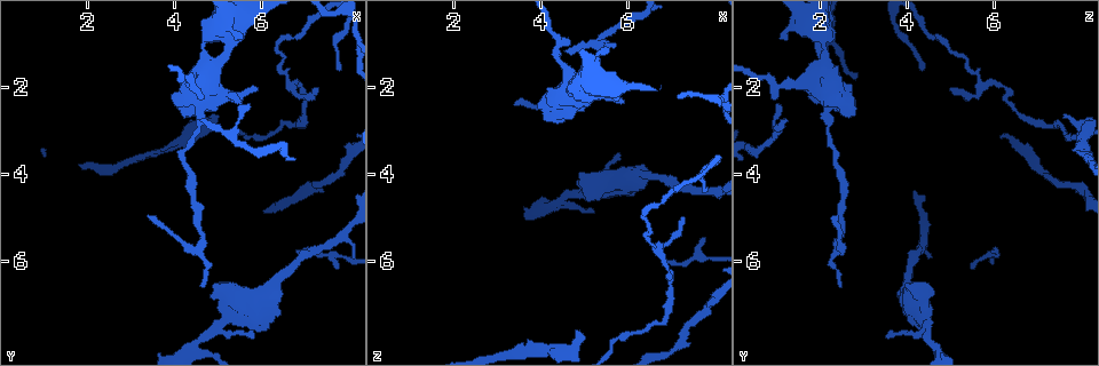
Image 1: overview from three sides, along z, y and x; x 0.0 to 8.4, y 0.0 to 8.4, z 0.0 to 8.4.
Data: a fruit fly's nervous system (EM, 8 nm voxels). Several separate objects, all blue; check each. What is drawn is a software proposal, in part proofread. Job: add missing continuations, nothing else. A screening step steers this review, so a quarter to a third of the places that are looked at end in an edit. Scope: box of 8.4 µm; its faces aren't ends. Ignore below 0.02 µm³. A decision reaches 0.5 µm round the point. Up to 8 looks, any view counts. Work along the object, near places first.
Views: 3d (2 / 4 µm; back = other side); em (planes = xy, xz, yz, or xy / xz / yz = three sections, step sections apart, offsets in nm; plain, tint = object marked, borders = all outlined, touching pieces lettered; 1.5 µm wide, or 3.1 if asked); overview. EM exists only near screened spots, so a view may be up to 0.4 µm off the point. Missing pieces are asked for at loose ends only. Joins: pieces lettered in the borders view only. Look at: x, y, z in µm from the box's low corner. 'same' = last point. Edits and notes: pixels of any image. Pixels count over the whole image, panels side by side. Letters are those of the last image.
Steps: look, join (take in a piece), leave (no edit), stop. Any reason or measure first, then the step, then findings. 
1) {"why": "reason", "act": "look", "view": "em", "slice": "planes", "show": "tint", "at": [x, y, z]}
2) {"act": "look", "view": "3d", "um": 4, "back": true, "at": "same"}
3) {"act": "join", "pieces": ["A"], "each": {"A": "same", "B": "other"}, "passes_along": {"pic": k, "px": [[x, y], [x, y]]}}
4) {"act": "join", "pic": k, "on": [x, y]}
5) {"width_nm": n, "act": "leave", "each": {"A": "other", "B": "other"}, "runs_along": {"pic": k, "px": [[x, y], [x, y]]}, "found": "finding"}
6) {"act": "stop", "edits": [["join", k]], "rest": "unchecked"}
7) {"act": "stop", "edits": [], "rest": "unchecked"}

{"why": "thin end", "act": "look", "view": "em", "slice": "xz", "step": 4, "show": "borders", "at": [7.30, 2.00, 5.00]}

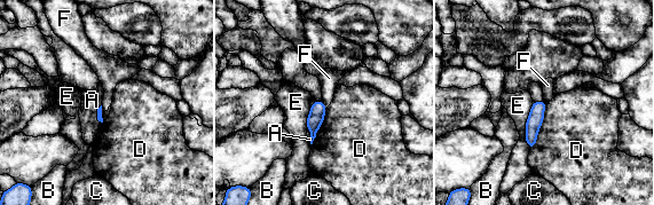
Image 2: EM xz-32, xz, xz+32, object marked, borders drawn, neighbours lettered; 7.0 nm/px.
{"why": "another direction", "act": "look", "view": "em", "slice": "planes", "show": "borders", "at": "same"}

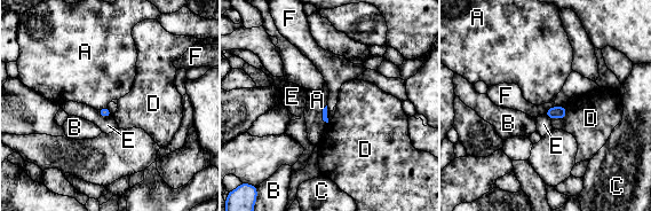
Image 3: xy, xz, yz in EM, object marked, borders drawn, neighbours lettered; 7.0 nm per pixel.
{"longest_contact_nm": ["D", 150], "act": "leave", "each": {"A": "other", "B": "other", "C": "other", "D": "other", "E": "other", "F": "other"}, "found": "no lettered piece goes on from it"}

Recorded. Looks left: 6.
{"why": "thin end", "act": "look", "view": "3d", "um": 2, "at": [4.80, 2.75, 7.55]}

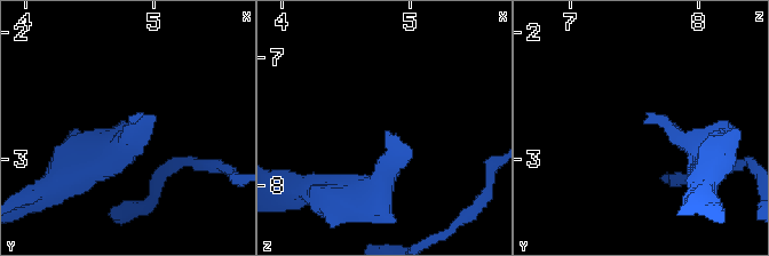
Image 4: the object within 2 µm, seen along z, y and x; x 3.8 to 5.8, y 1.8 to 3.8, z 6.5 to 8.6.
{"act": "look", "view": "em", "slice": "xy", "step": 8, "show": "tint", "at": [4.82, 2.70, 7.58]}

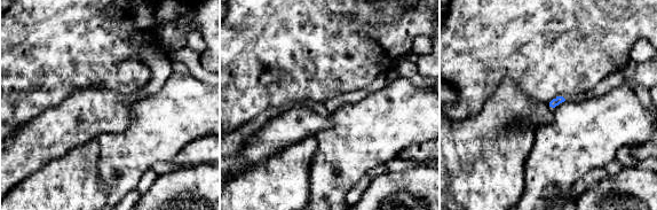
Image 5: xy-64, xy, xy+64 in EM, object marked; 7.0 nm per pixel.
{"act": "look", "view": "em", "slice": "xz", "step": 8, "show": "borders", "at": "same"}

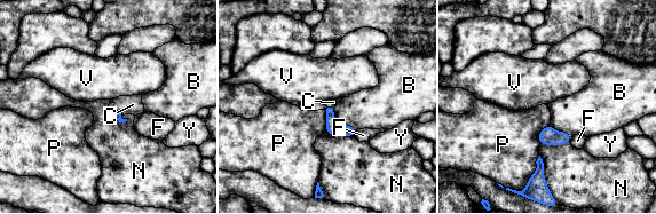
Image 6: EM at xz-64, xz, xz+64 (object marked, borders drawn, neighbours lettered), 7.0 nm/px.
{"act": "join", "pieces": ["C"], "each": {"B": "other", "C": "same", "F": "other", "N": "other", "P": "other", "V": "other", "Y": "other"}, "passes_along": {"pic": 6, "px": [[116, 111], [118, 109], [133, 104]]}, "found": "it goes on there"}

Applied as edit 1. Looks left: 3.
{"why": "redraw", "act": "look", "view": "overview"}

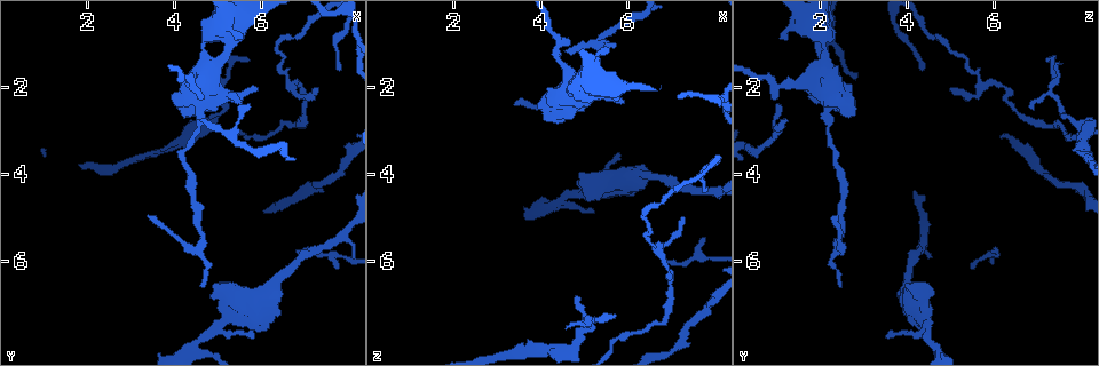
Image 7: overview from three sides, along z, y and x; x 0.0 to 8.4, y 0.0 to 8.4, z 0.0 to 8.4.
{"why": "thin end", "act": "look", "view": "em", "slice": "planes", "show": "borders", "at": [5.70, 2.40, 1.05]}

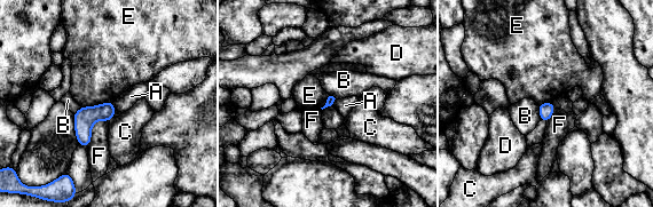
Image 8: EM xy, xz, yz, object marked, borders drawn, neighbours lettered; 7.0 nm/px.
{"act": "leave", "each": {"A": "other", "B": "other", "C": "other", "D": "other", "E": "other", "F": "other"}, "found": "no lettered piece goes on from it"}

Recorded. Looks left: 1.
{"act": "stop", "edits": [["join", 6]], "rest": "unchecked"}

